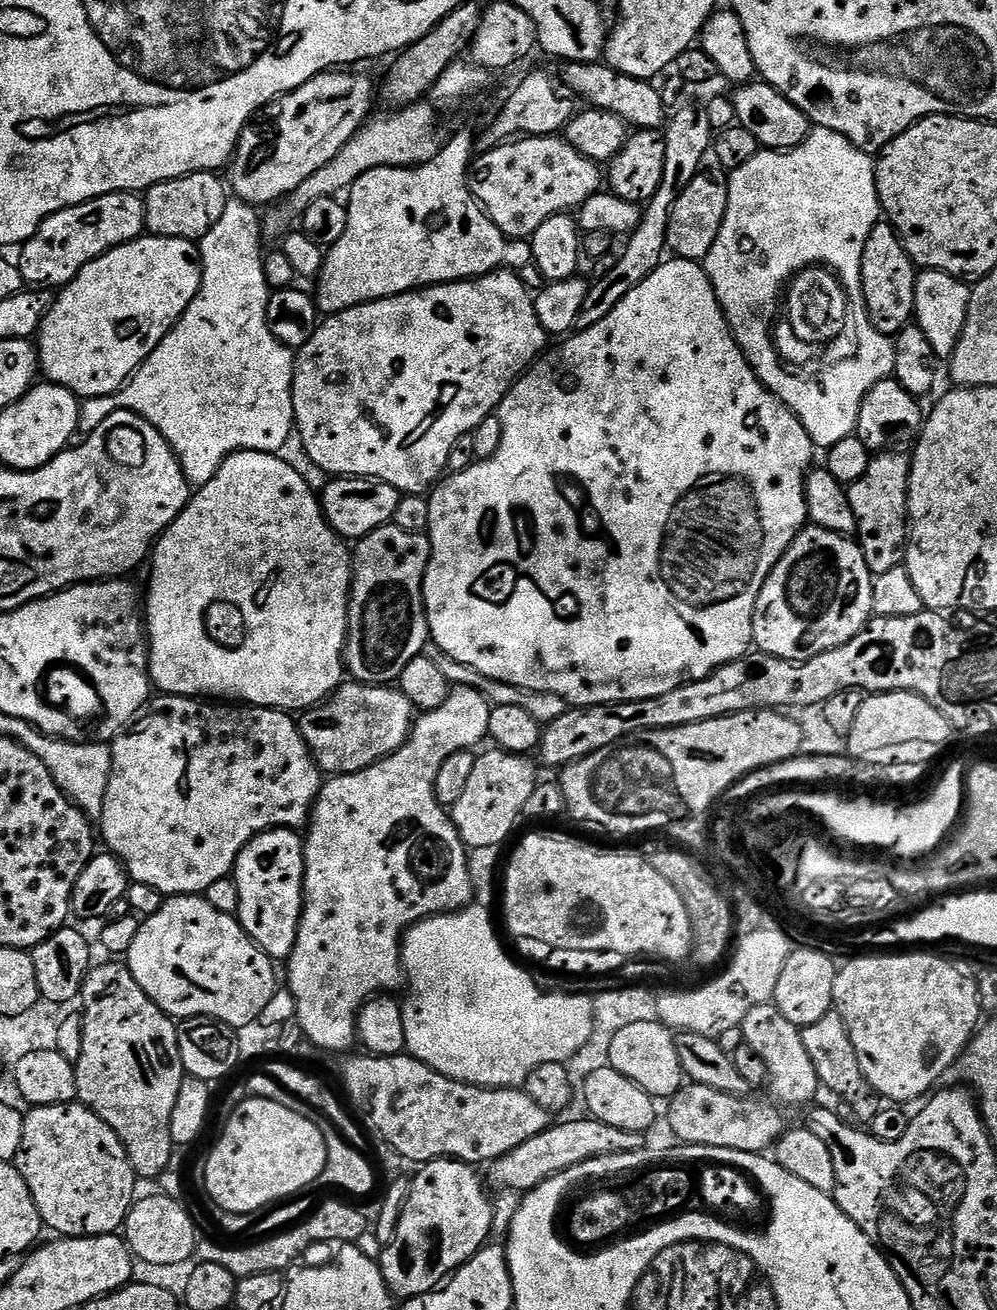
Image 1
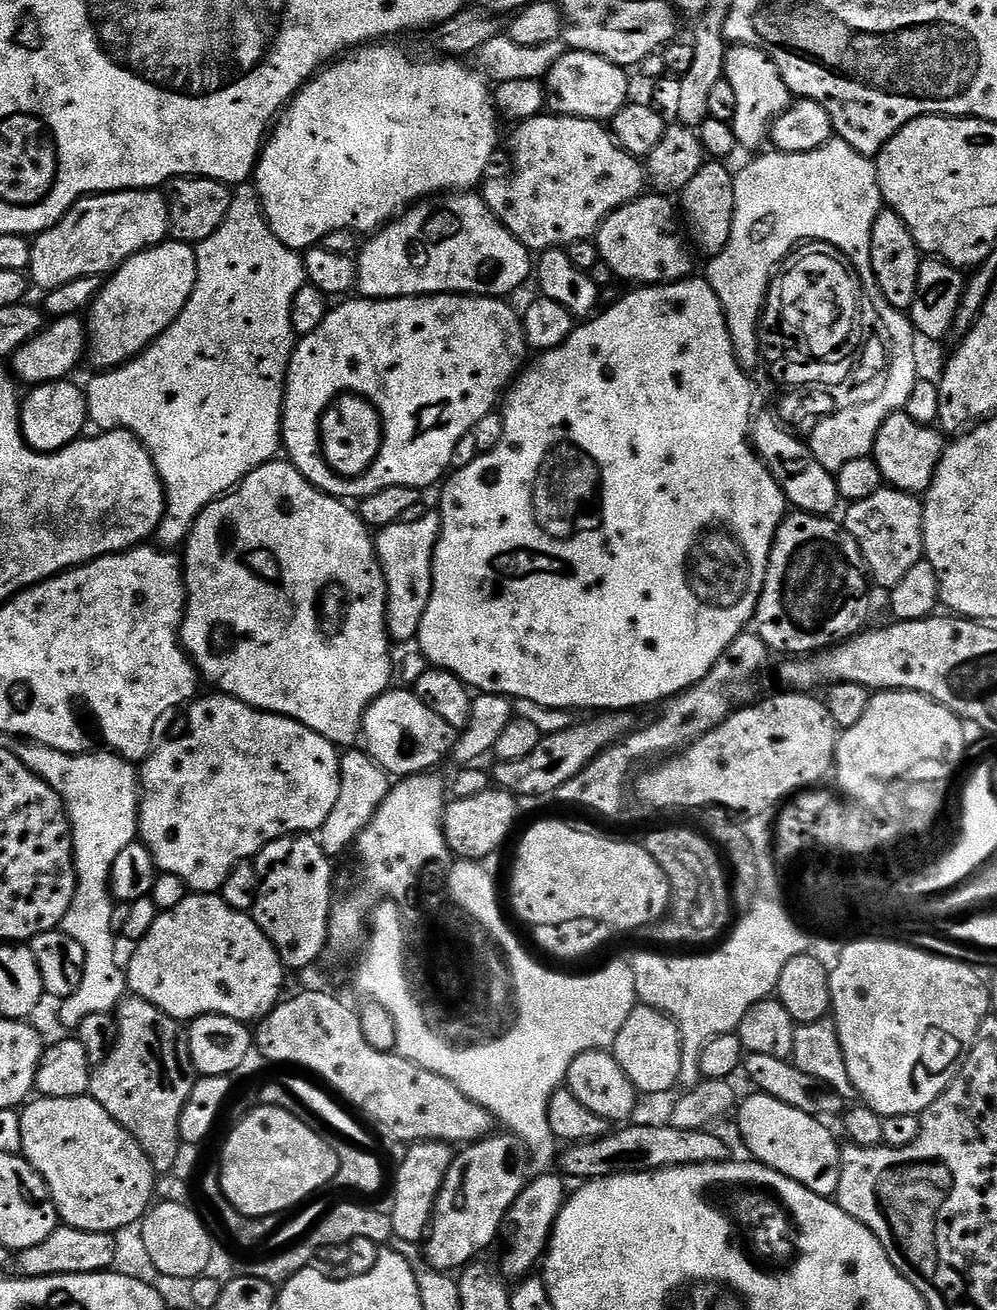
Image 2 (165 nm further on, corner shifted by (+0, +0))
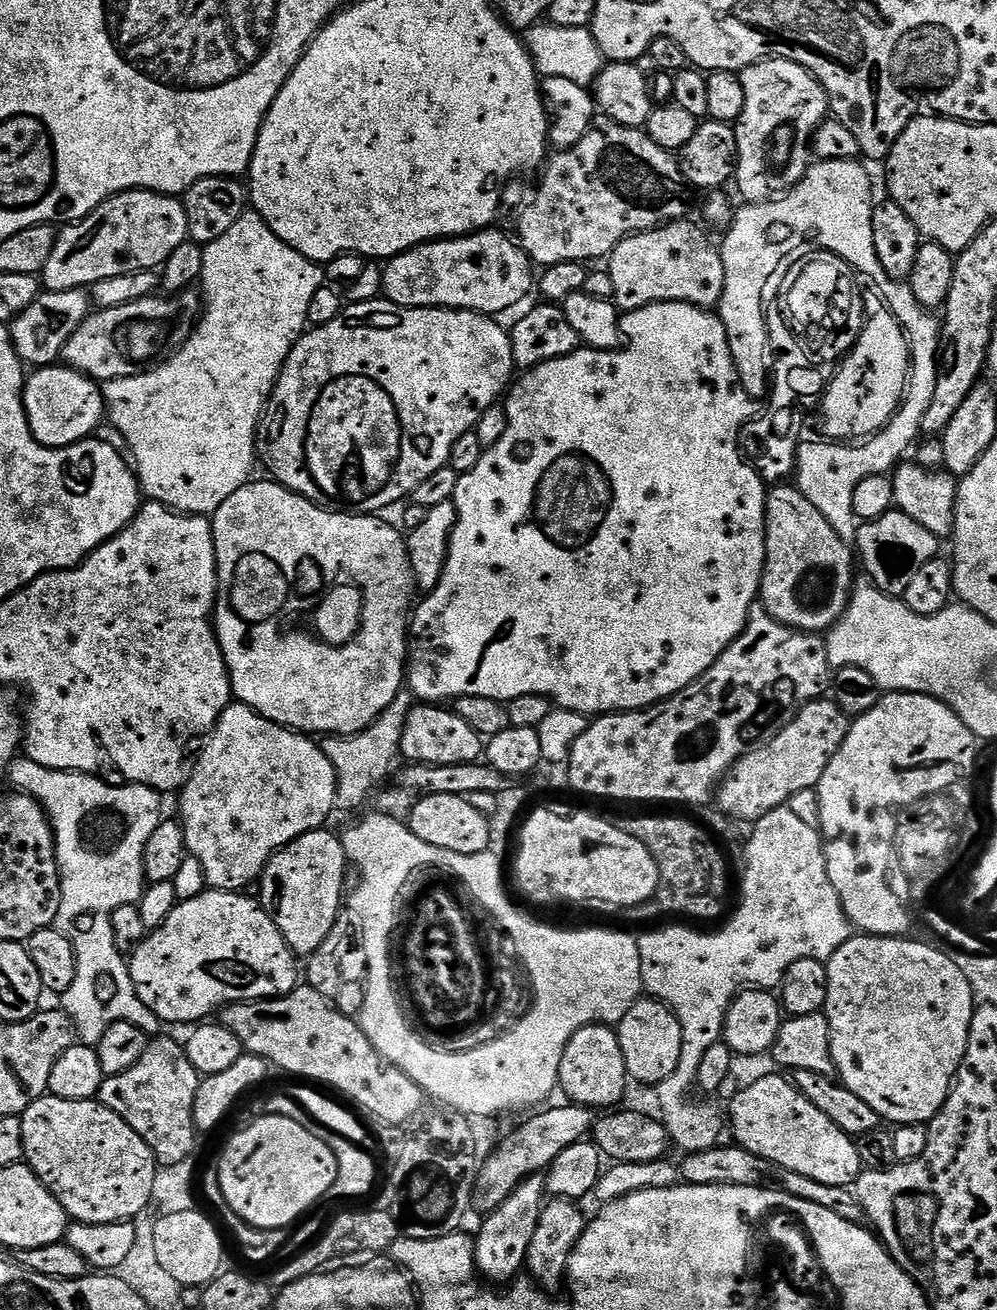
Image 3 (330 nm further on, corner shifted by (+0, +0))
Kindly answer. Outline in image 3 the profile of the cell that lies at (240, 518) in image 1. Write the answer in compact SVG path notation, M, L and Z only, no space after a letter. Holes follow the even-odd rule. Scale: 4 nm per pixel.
M271 479L258 480L234 490L234 494L230 494L230 498L226 498L226 502L222 502L222 506L218 506L218 510L210 517L218 570L214 627L216 640L228 667L232 695L239 703L250 706L258 714L270 718L284 728L295 728L297 732L305 734L322 732L321 734L328 736L357 735L367 730L379 718L406 684L410 613L418 596L416 579L408 557L408 541L395 523L387 524L386 521L380 520L384 518L379 515L353 514L322 508Z

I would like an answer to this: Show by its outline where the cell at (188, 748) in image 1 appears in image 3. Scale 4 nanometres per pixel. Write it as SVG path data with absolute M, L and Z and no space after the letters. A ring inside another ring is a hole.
M239 702L229 704L225 712L216 719L216 724L207 740L208 745L201 750L196 764L194 760L188 773L188 780L179 793L180 816L178 815L178 820L184 830L184 847L187 855L198 858L198 862L202 862L205 885L218 892L240 892L247 889L244 888L247 884L255 885L259 881L260 875L264 872L264 867L268 865L268 860L274 853L279 852L290 842L294 842L302 834L315 832L327 825L324 823L327 822L328 815L333 814L335 809L336 772L323 752L321 745L311 735L297 732L295 728L284 728L280 724L274 723L270 718L258 714L250 706Z

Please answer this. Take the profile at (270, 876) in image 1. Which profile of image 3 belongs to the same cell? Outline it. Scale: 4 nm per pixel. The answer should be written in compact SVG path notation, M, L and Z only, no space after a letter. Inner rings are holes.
M328 831L302 834L274 853L258 881L260 905L270 914L274 926L278 926L282 938L286 938L298 958L312 956L314 950L326 942L326 934L330 934L342 911L346 857L341 837Z

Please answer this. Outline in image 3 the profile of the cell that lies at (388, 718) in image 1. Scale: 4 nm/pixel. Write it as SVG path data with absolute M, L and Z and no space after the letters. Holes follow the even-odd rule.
M420 702L412 707L406 718L400 751L405 761L413 764L433 764L434 766L458 766L477 763L485 755L486 744L480 735L465 722L455 710L448 712L444 706L432 702Z

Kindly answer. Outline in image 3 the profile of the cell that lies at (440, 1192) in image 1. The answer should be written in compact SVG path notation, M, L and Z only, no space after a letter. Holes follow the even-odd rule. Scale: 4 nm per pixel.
M564 1102L564 1105L561 1106L561 1108L548 1108L545 1107L543 1110L545 1112L537 1111L535 1114L537 1116L532 1116L529 1118L528 1121L525 1122L525 1124L520 1125L510 1136L506 1137L504 1141L501 1142L500 1145L497 1146L496 1149L493 1150L492 1153L489 1154L488 1157L483 1157L482 1163L479 1165L477 1174L476 1174L476 1185L474 1187L475 1195L478 1197L478 1208L480 1204L481 1213L487 1214L490 1212L493 1212L494 1209L496 1209L498 1206L502 1206L502 1202L506 1202L506 1198L510 1198L510 1194L512 1191L518 1187L518 1185L523 1182L527 1176L534 1176L540 1173L543 1173L551 1164L554 1162L554 1158L558 1158L558 1154L562 1154L562 1150L566 1150L570 1146L574 1146L579 1142L580 1140L585 1139L591 1133L593 1127L594 1127L594 1112L593 1109L586 1108L582 1104L573 1104L571 1102Z

